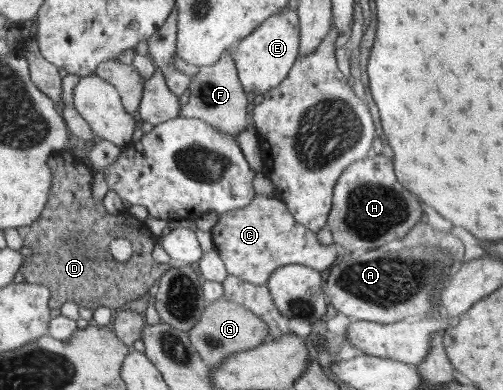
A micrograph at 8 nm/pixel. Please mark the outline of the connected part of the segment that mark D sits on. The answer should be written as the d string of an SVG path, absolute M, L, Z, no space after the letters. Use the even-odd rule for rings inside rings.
M72 153L71 156L63 154L63 156L49 158L49 168L53 170L52 198L49 199L44 214L37 222L32 226L19 228L28 248L33 248L33 260L27 259L23 266L23 275L29 282L53 283L51 300L49 300L51 309L59 309L63 301L70 300L91 306L106 305L112 314L121 310L121 305L116 306L117 300L121 300L121 304L133 304L135 308L138 308L147 297L149 288L153 288L153 282L160 280L162 273L168 269L168 266L162 266L157 263L157 260L153 260L153 248L157 248L158 237L153 236L153 232L149 231L149 224L134 218L124 210L115 215L109 214L102 200L93 198L93 192L91 192L93 172L89 170L89 166L83 159L76 158ZM117 240L129 240L132 254L128 260L121 260L121 256L113 252L113 244L117 244Z

